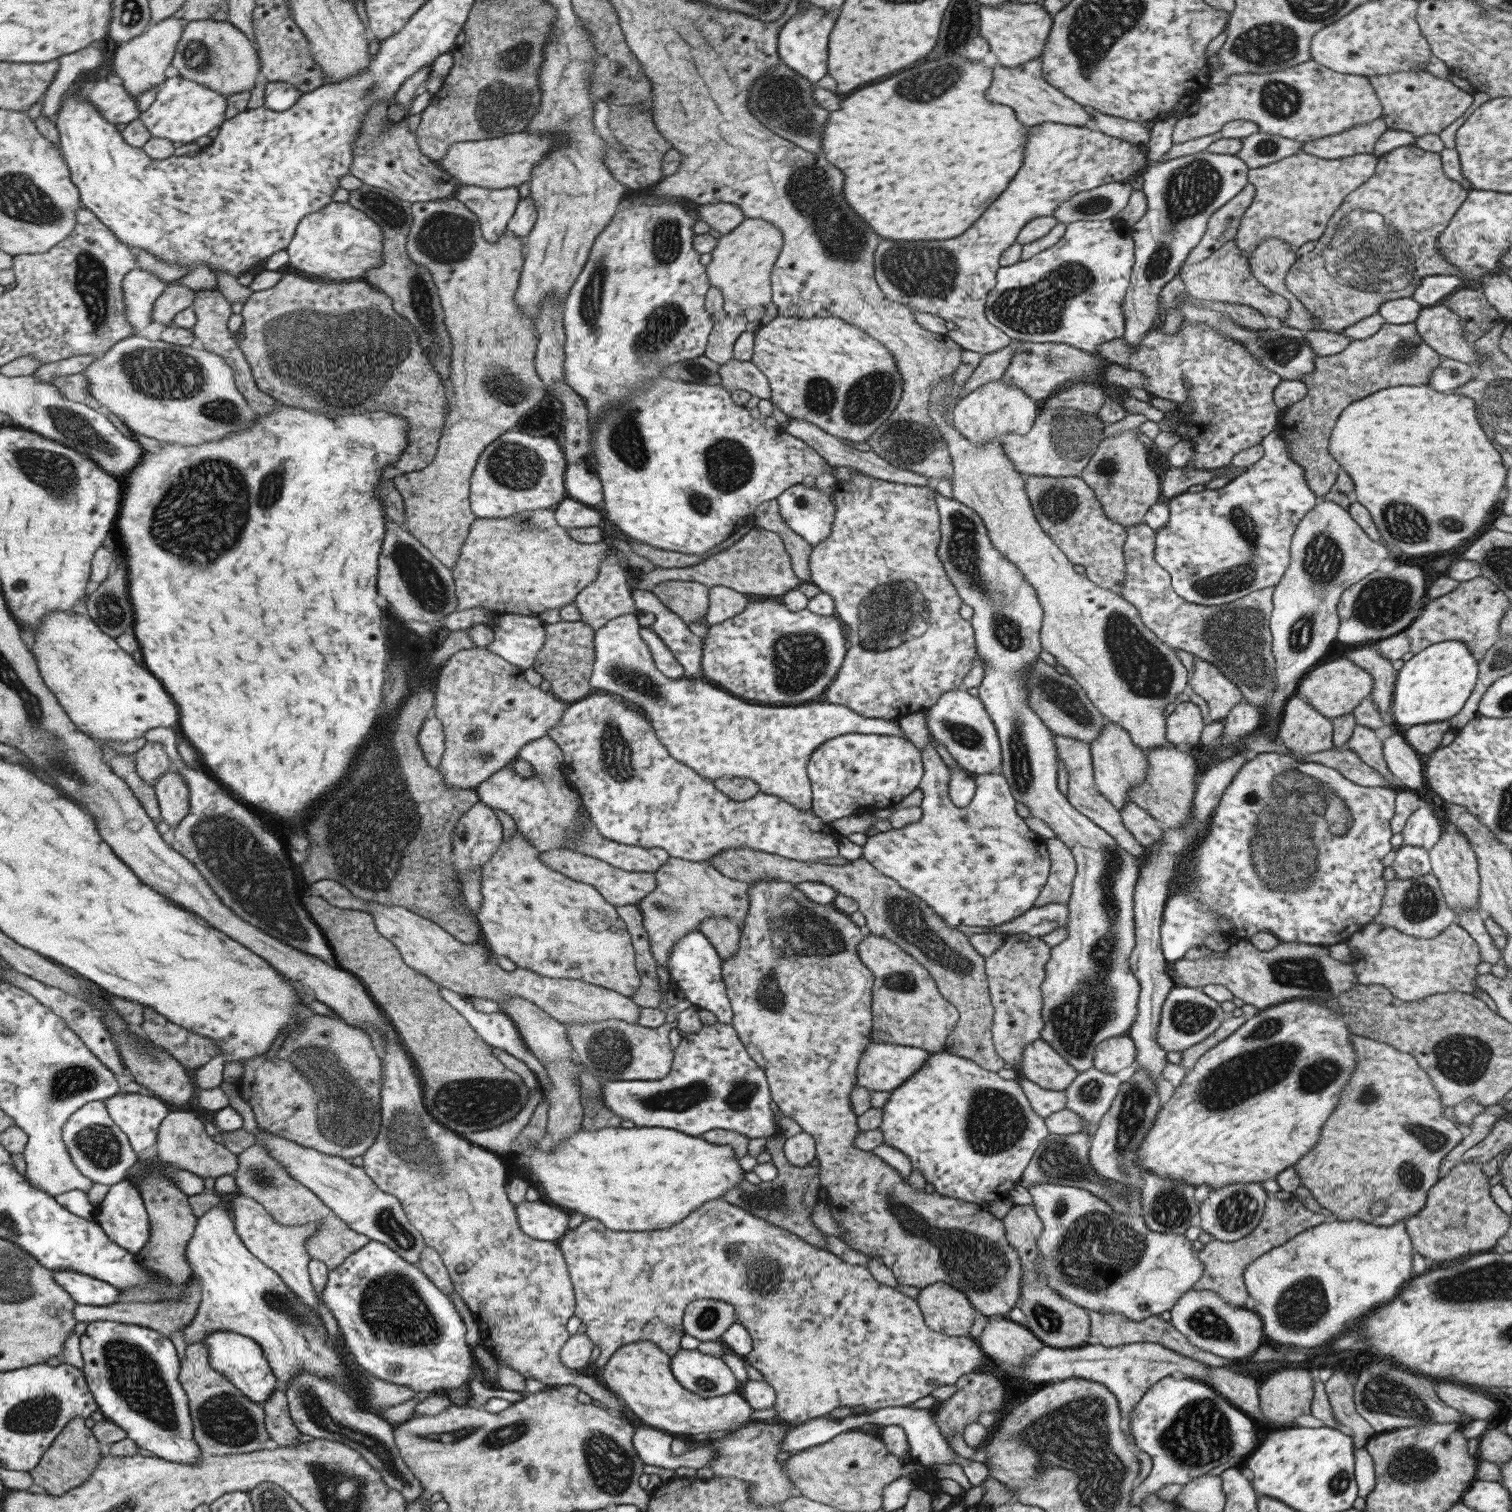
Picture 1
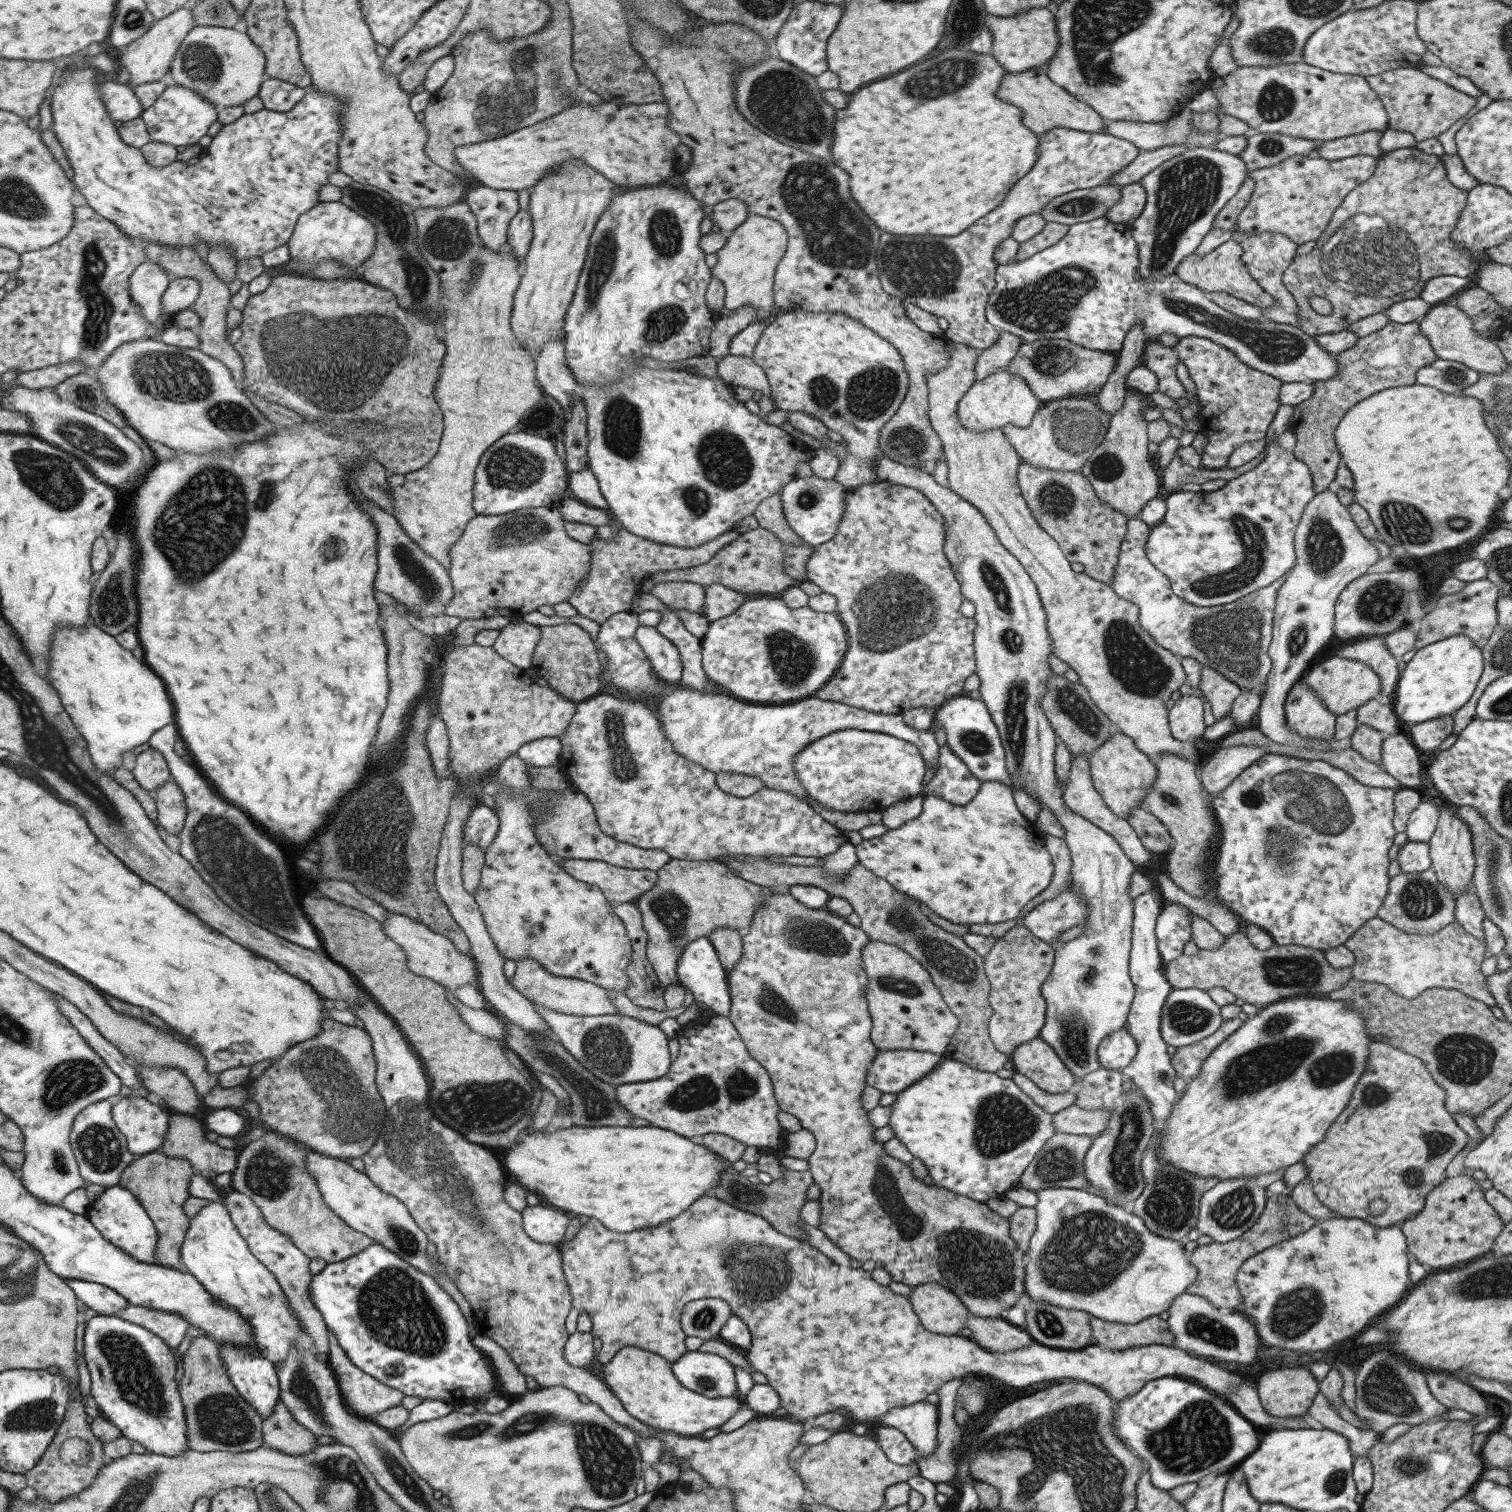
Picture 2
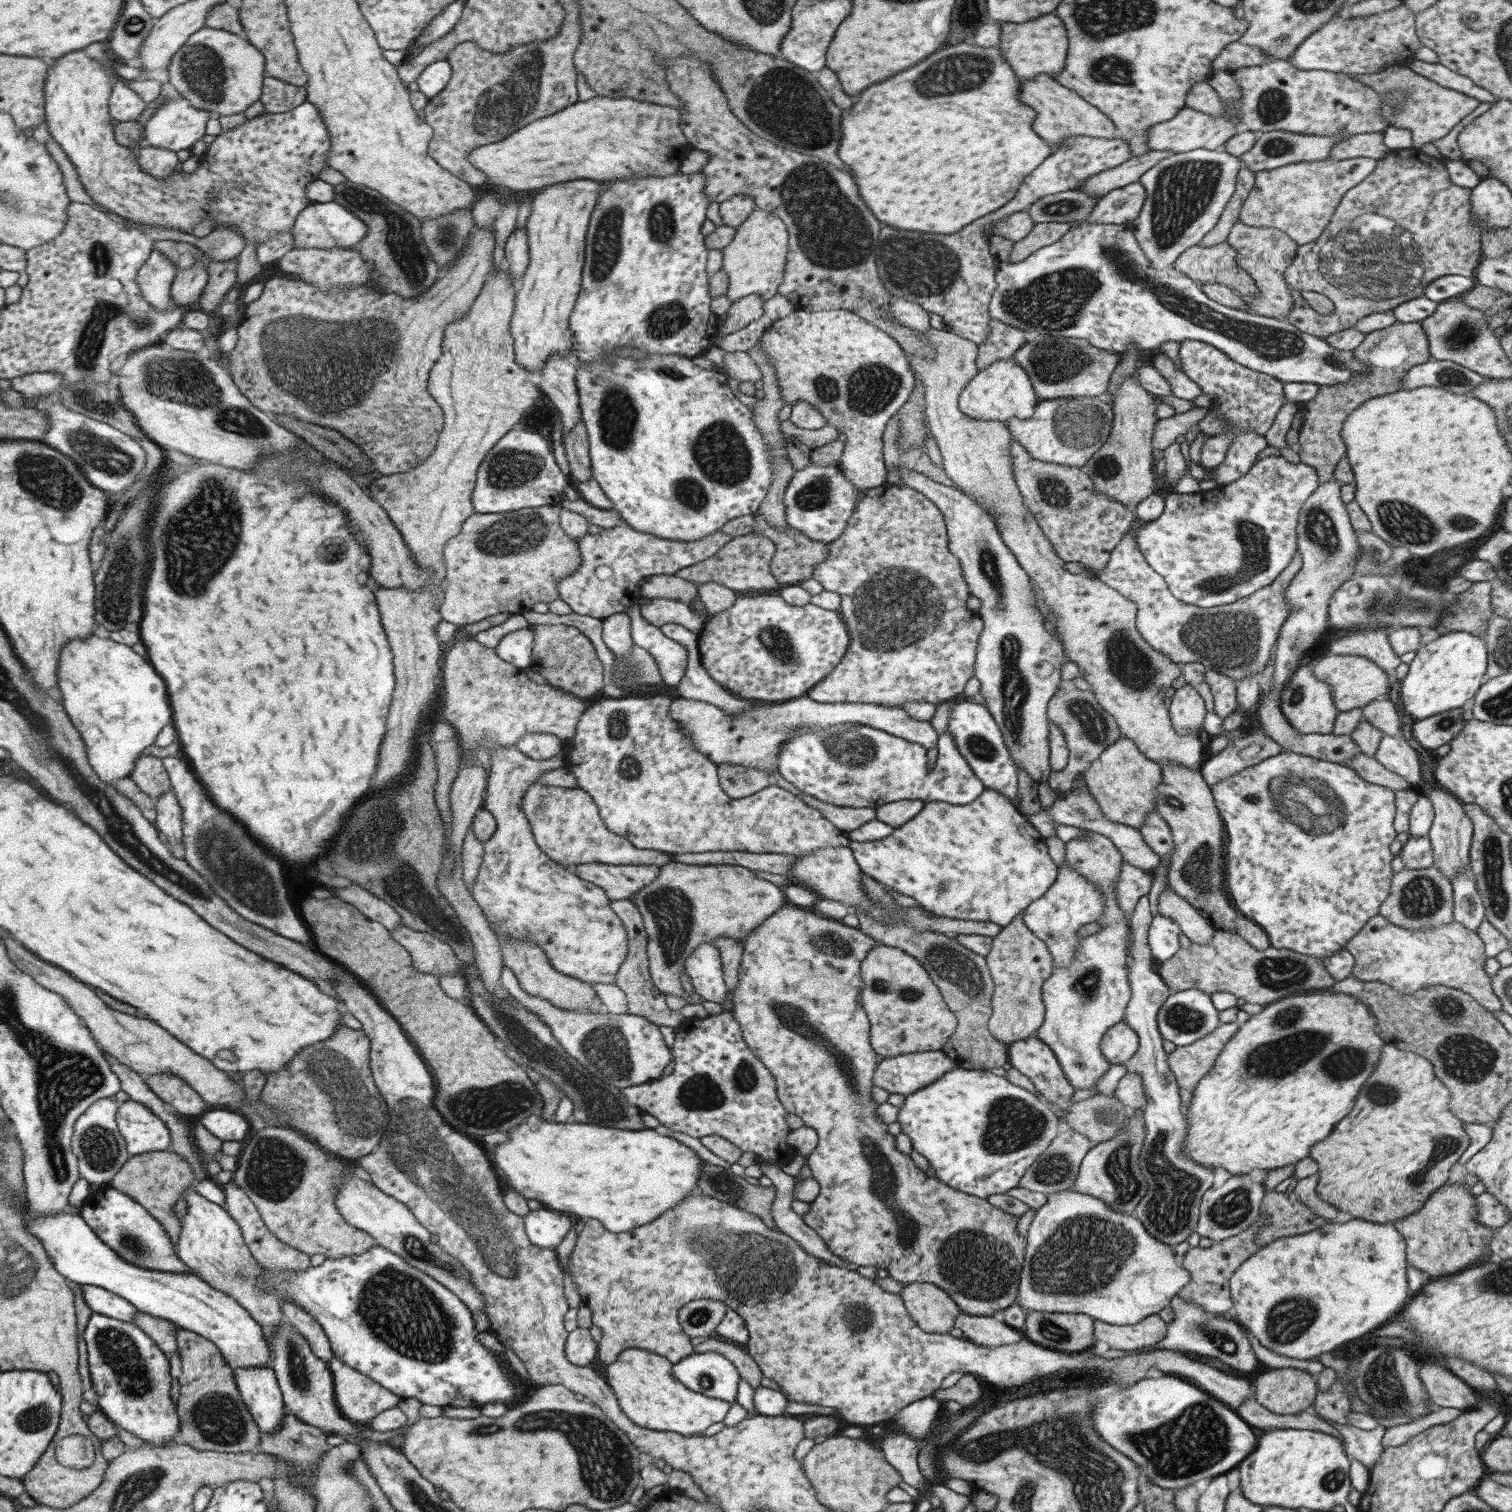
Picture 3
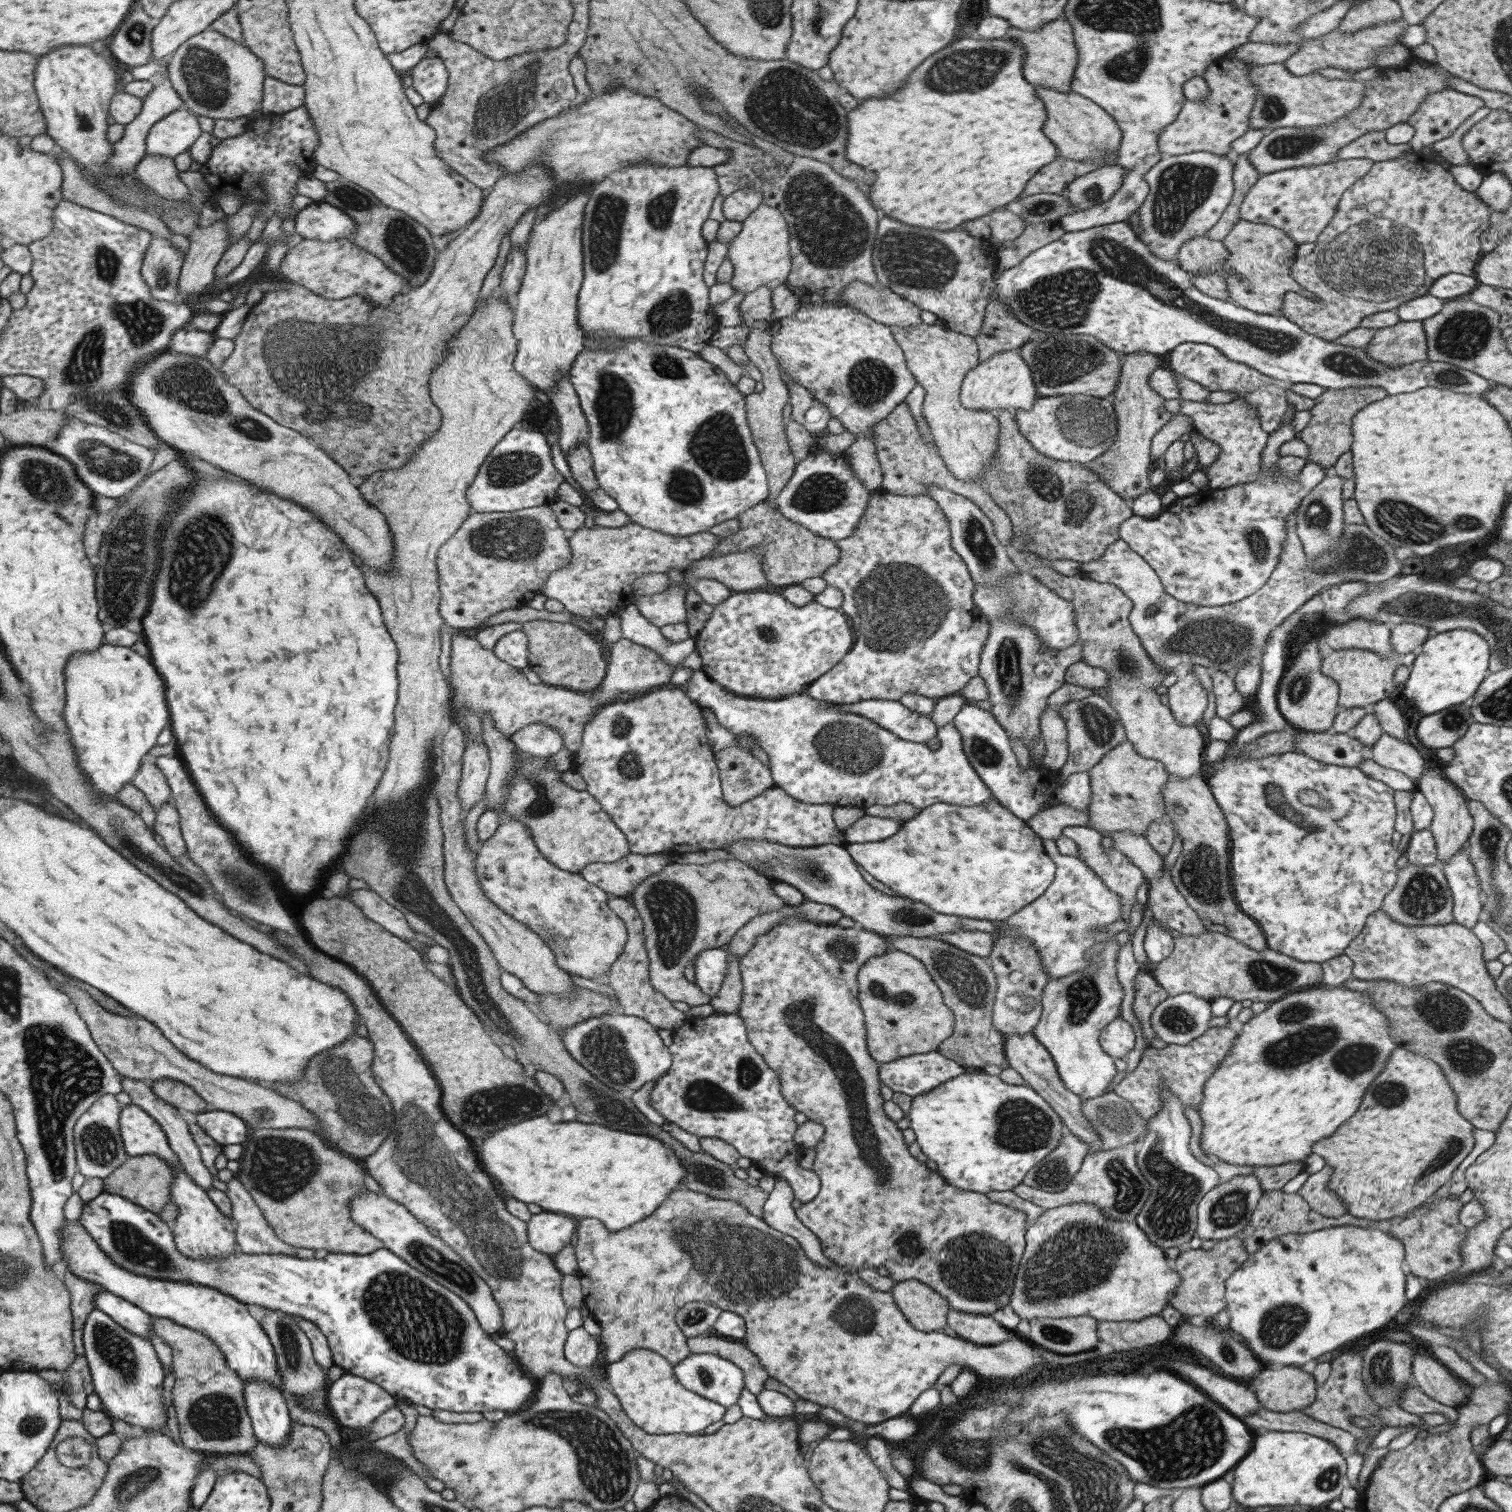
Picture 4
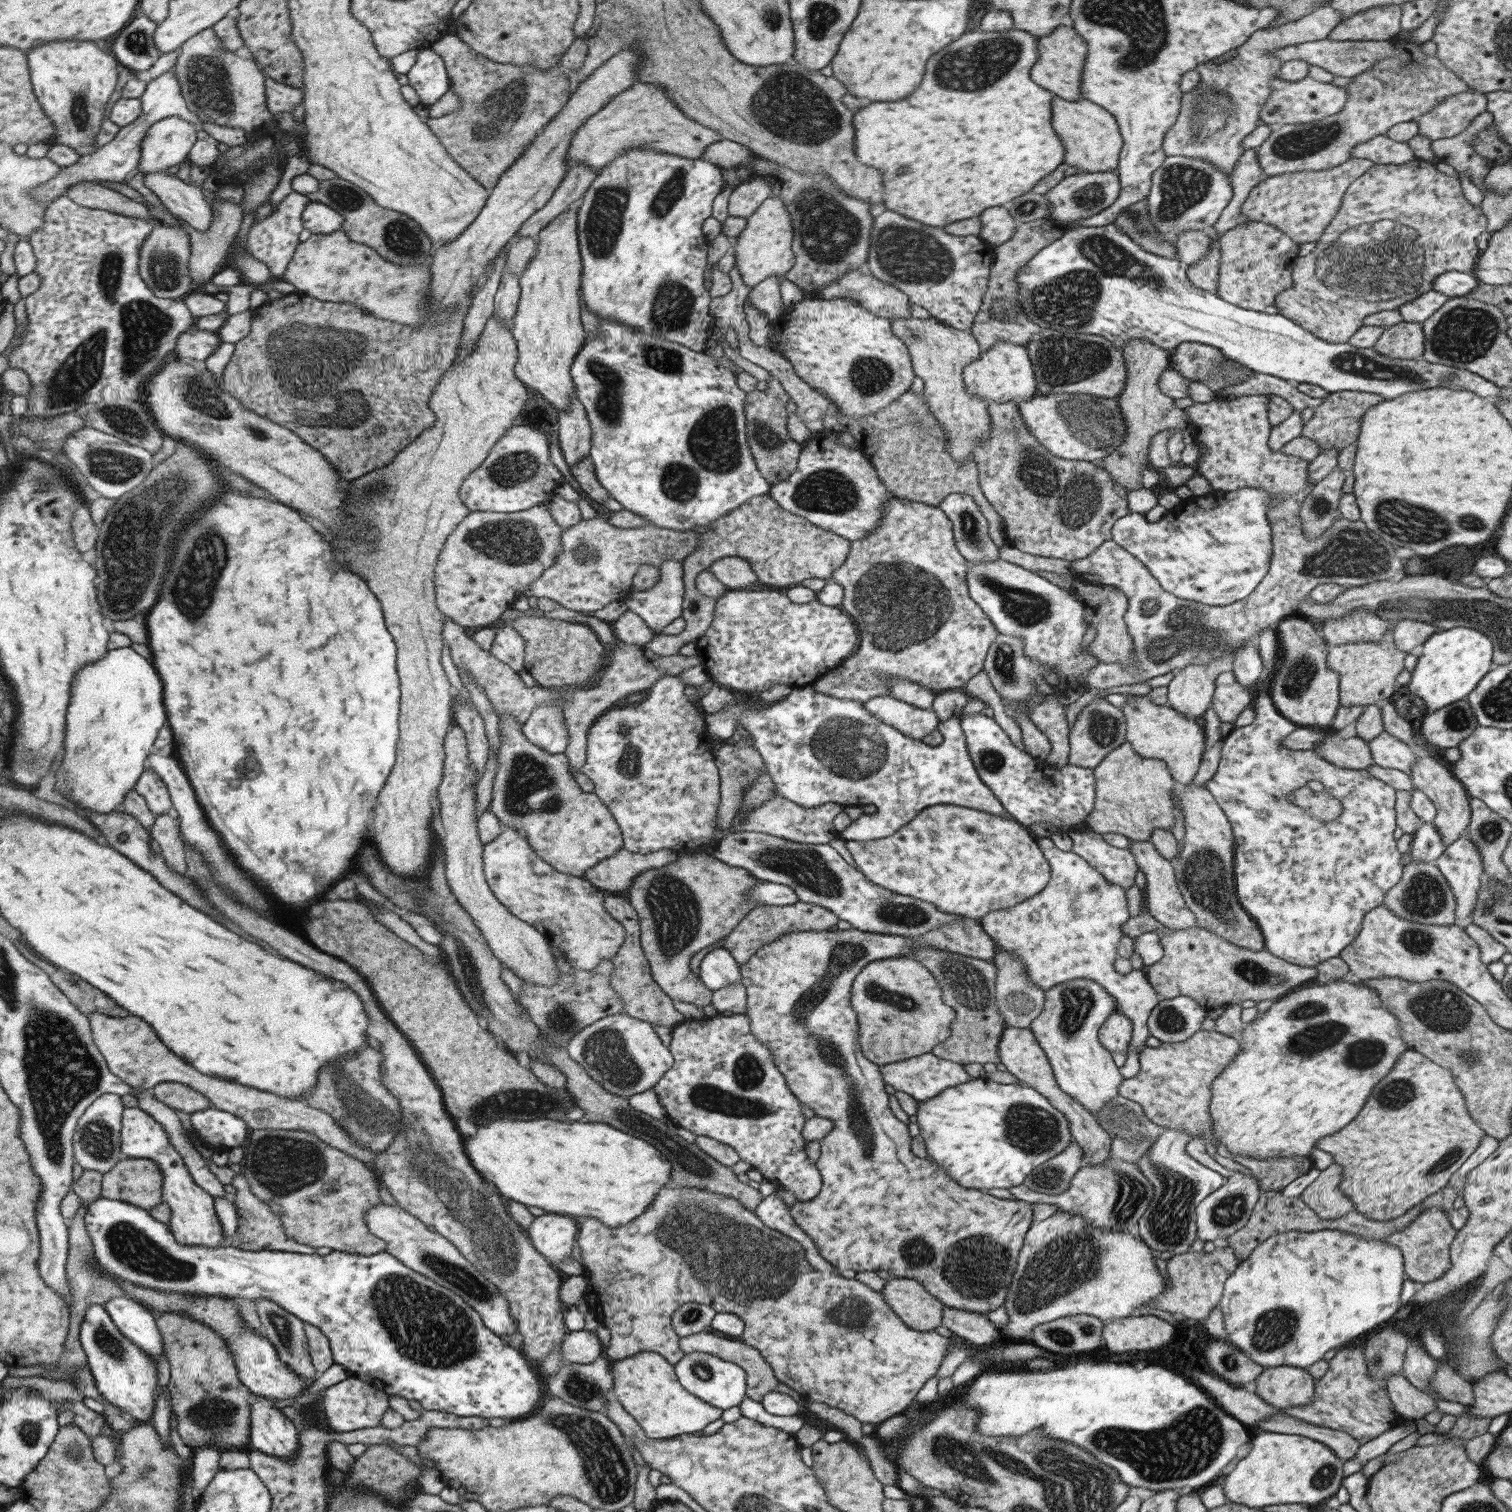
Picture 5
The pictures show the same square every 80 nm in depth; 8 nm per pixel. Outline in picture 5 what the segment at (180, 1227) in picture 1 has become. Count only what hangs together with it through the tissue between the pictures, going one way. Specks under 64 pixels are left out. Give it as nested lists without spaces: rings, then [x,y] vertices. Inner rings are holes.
[[[127,1158],[104,1174],[102,1196],[111,1200],[129,1201],[131,1204],[151,1210],[164,1202],[164,1182],[166,1176],[158,1162],[151,1159]]]

